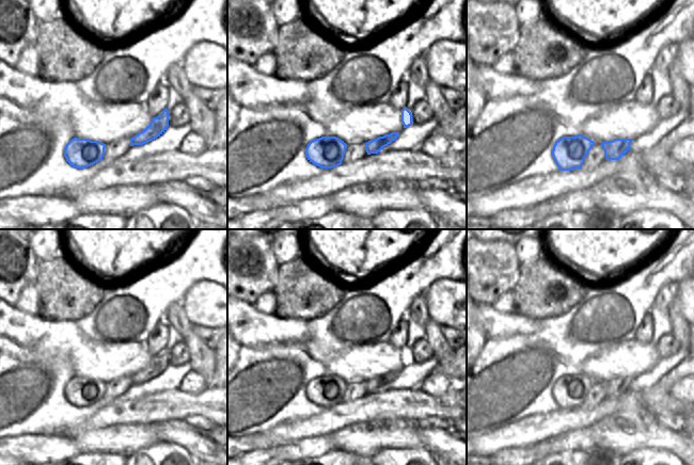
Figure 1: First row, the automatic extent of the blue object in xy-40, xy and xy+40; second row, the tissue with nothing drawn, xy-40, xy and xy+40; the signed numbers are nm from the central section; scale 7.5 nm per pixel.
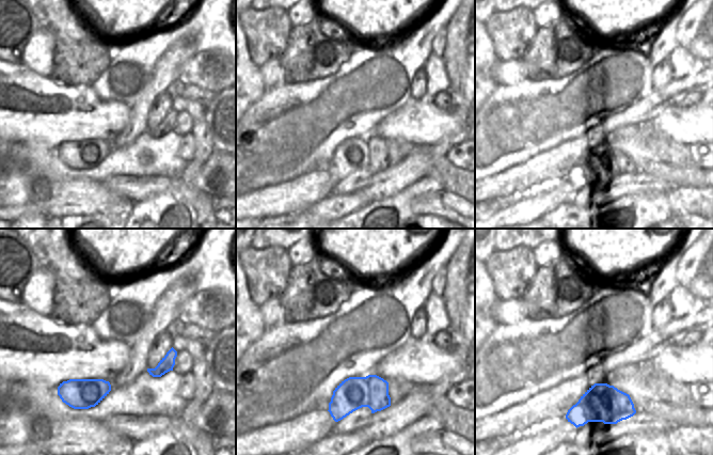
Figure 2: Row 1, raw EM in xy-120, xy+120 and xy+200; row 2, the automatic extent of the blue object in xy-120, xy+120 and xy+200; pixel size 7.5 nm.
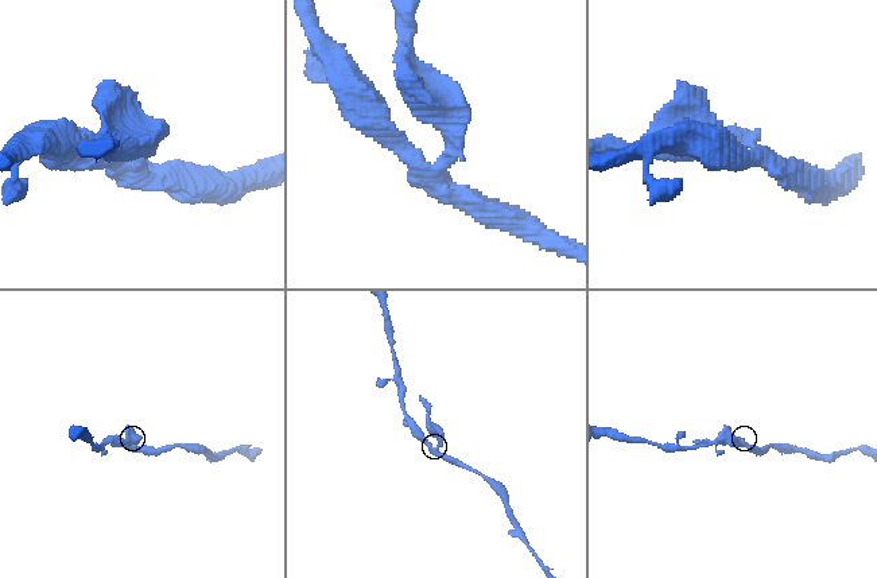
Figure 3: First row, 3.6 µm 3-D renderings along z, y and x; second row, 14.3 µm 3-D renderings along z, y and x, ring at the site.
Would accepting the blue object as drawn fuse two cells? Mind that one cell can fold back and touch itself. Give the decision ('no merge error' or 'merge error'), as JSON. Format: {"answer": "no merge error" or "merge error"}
{"answer": "merge error"}

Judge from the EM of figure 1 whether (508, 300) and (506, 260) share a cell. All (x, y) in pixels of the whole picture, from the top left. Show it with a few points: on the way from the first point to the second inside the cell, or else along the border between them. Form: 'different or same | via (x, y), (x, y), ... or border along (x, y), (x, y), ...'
different | border along (511, 291), (505, 291), (492, 304)

